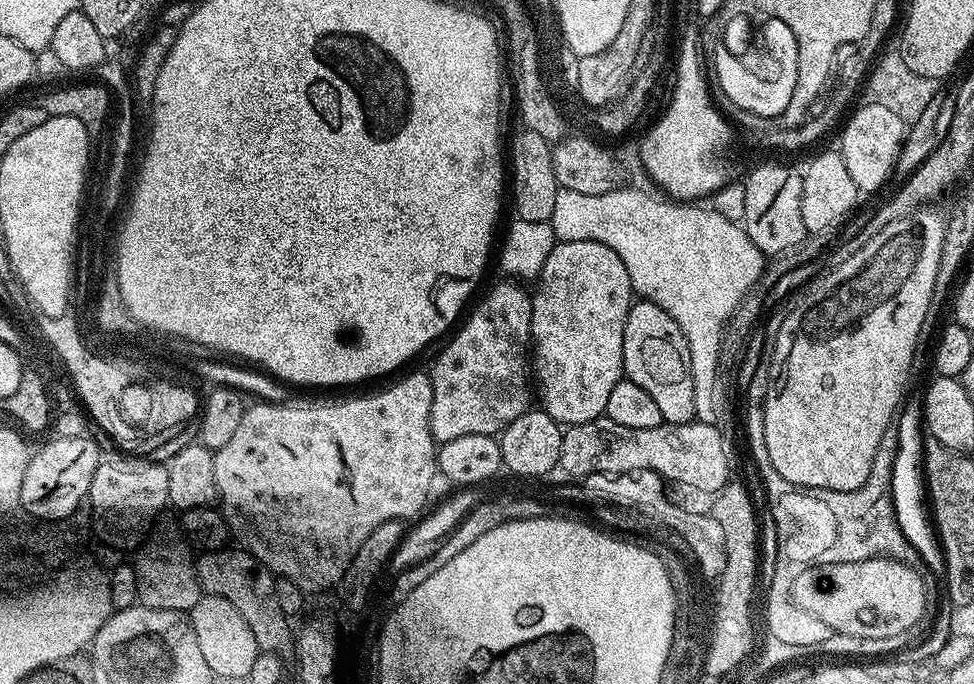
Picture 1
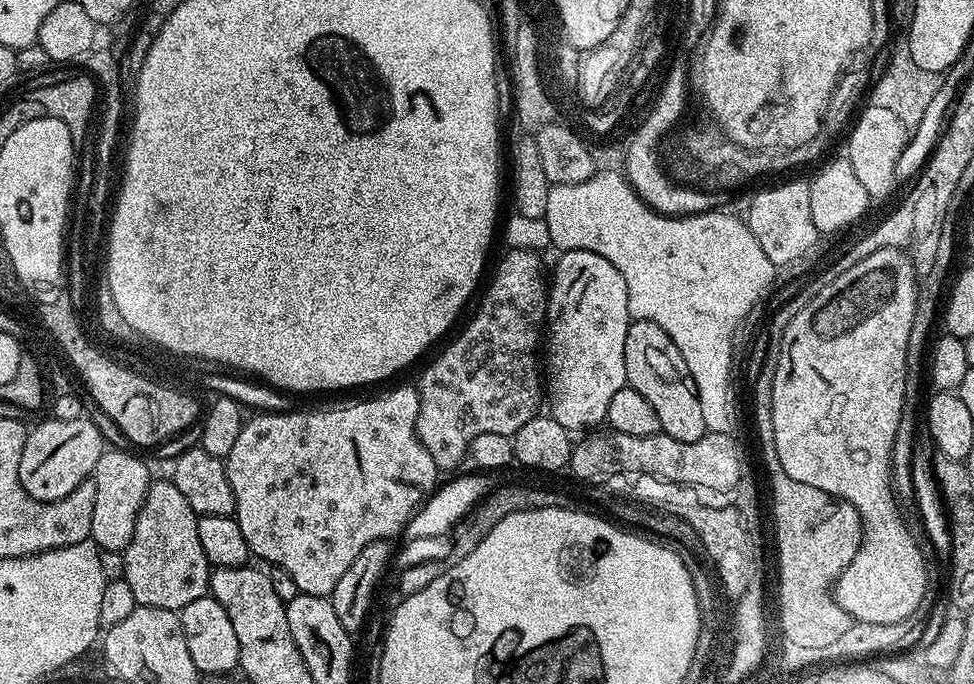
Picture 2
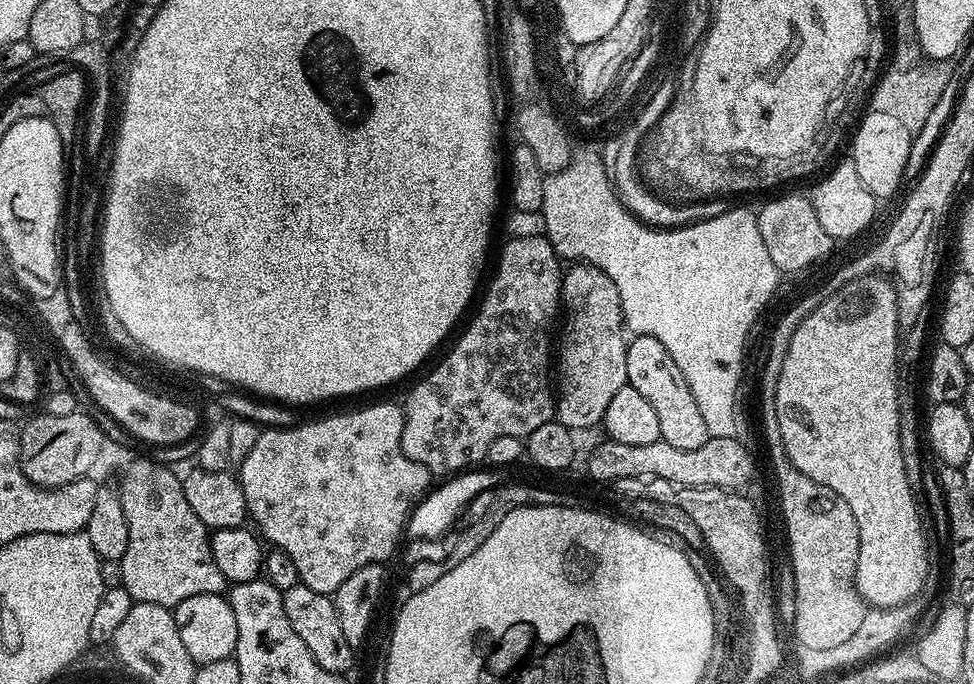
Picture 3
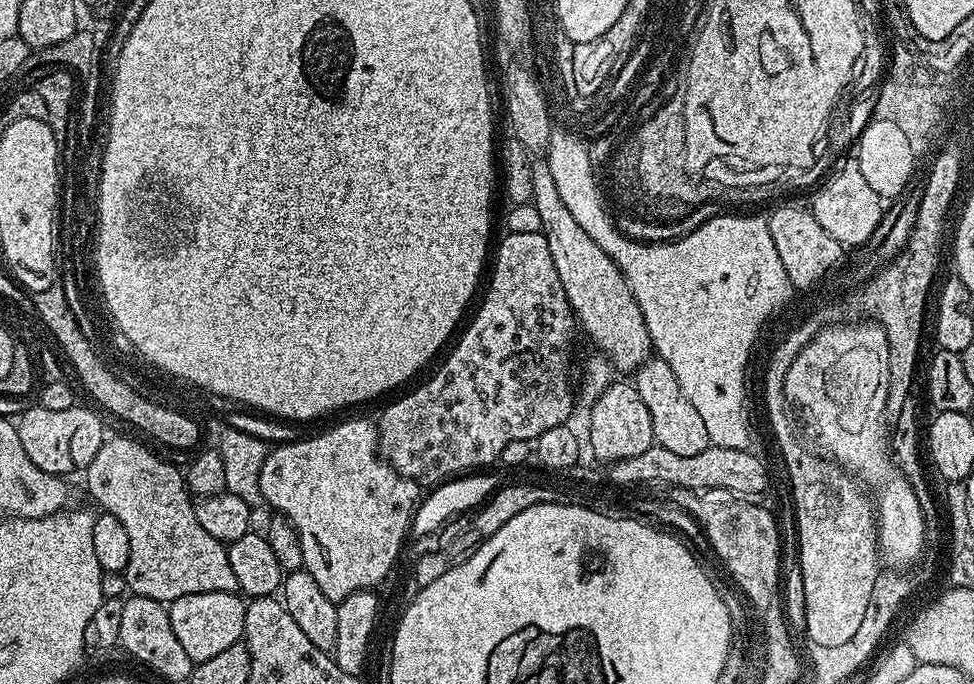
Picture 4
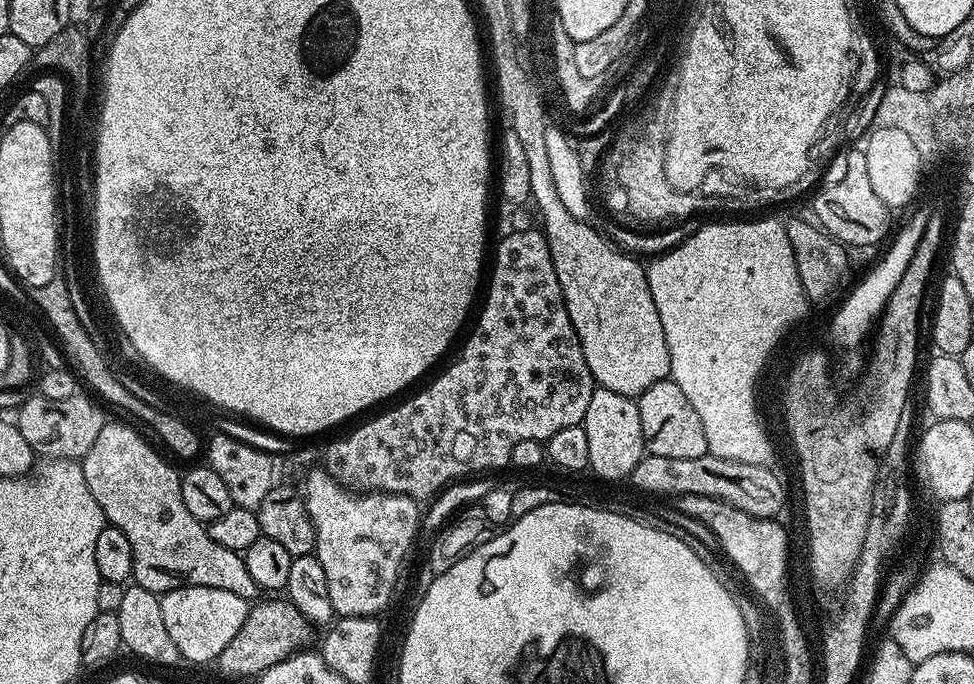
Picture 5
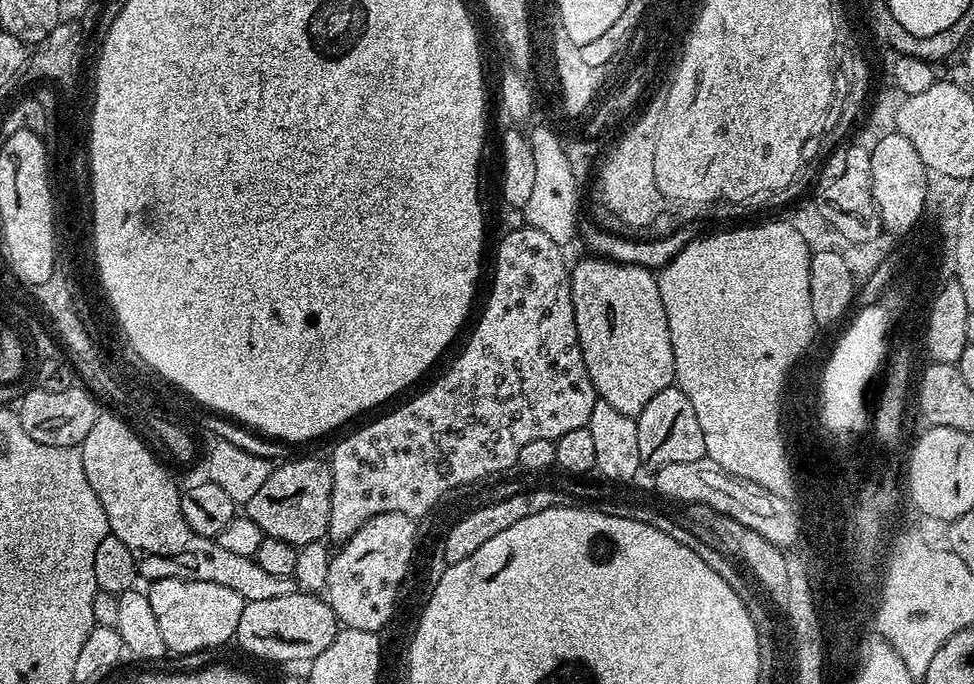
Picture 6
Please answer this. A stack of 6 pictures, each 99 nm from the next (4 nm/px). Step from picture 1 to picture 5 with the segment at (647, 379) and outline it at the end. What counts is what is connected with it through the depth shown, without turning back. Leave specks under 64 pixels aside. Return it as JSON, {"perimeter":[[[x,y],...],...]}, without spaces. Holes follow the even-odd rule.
{"perimeter":[[[671,378],[654,382],[650,390],[643,392],[638,398],[638,414],[642,414],[642,438],[647,455],[658,458],[702,458],[709,455],[702,418],[698,418],[686,394],[682,394]]]}

